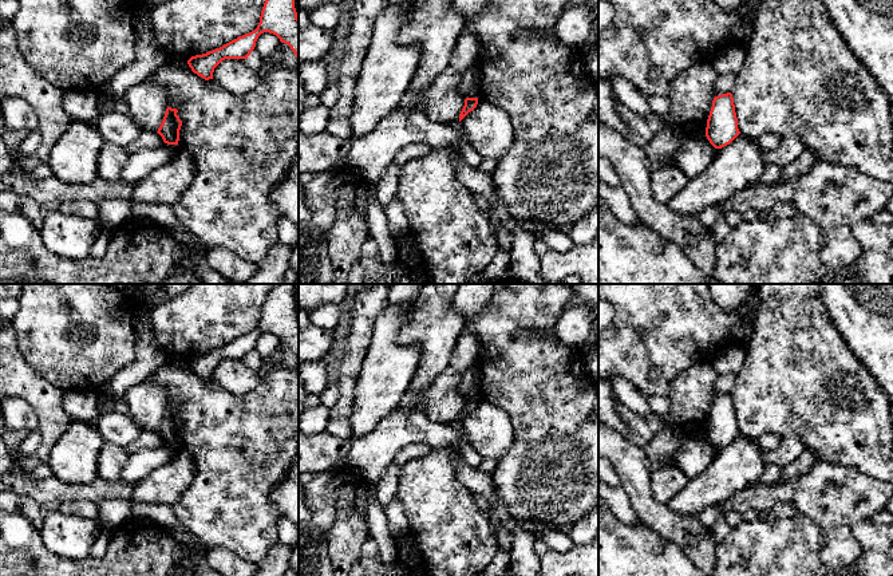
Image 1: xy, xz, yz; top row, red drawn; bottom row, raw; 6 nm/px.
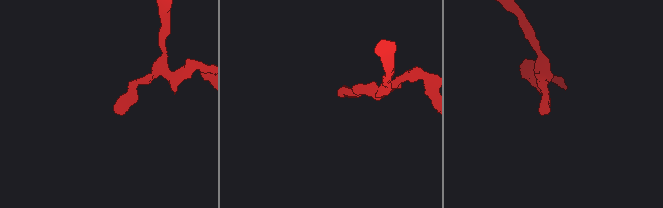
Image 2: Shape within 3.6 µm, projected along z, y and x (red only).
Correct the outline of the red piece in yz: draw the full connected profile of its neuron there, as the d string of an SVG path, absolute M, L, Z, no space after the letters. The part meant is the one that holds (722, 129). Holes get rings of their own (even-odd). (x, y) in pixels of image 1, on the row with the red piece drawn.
M731 92L714 98L707 119L706 137L715 149L730 145L740 134Z

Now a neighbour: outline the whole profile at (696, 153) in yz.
M687 137L679 151L673 155L673 163L691 179L699 175L712 161L716 149L707 137Z

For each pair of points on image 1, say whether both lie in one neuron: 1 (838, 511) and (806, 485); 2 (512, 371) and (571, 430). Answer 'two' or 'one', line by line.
1: one
2: one

